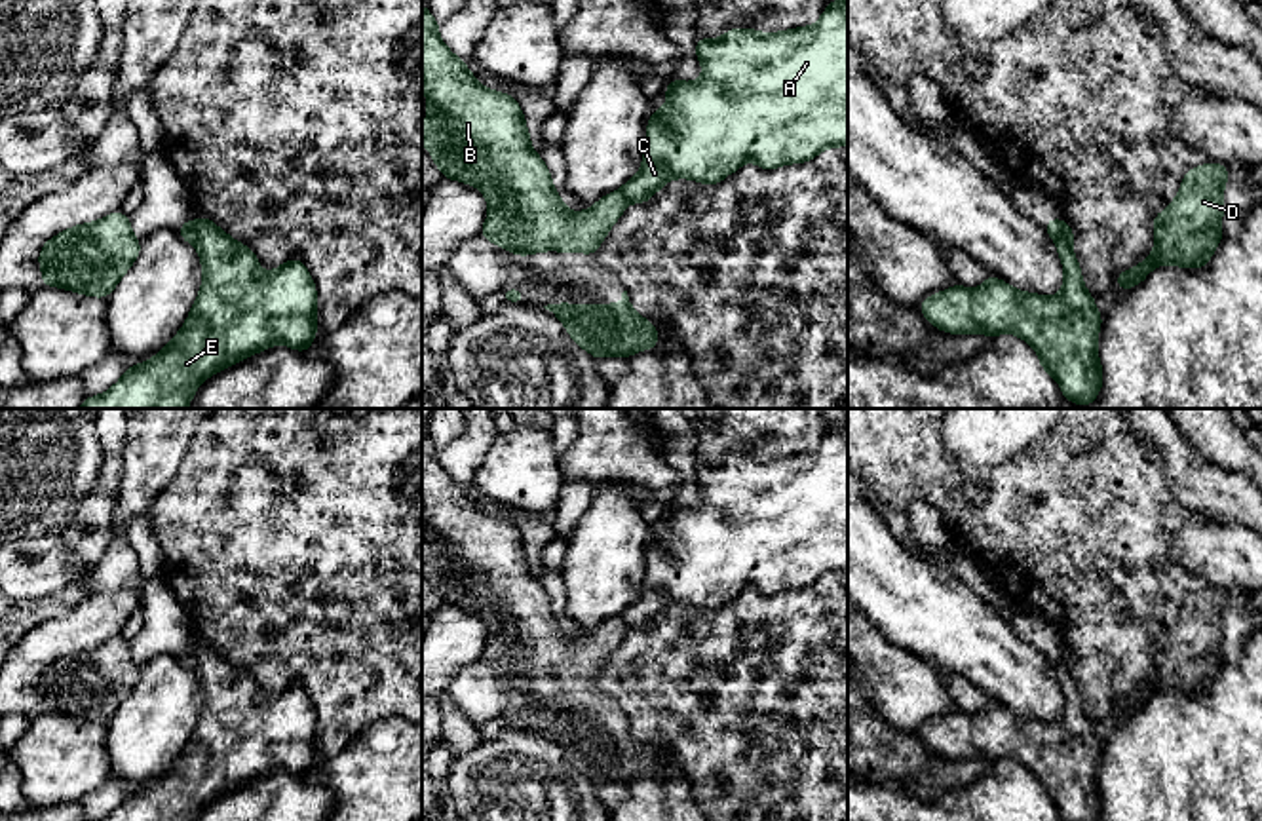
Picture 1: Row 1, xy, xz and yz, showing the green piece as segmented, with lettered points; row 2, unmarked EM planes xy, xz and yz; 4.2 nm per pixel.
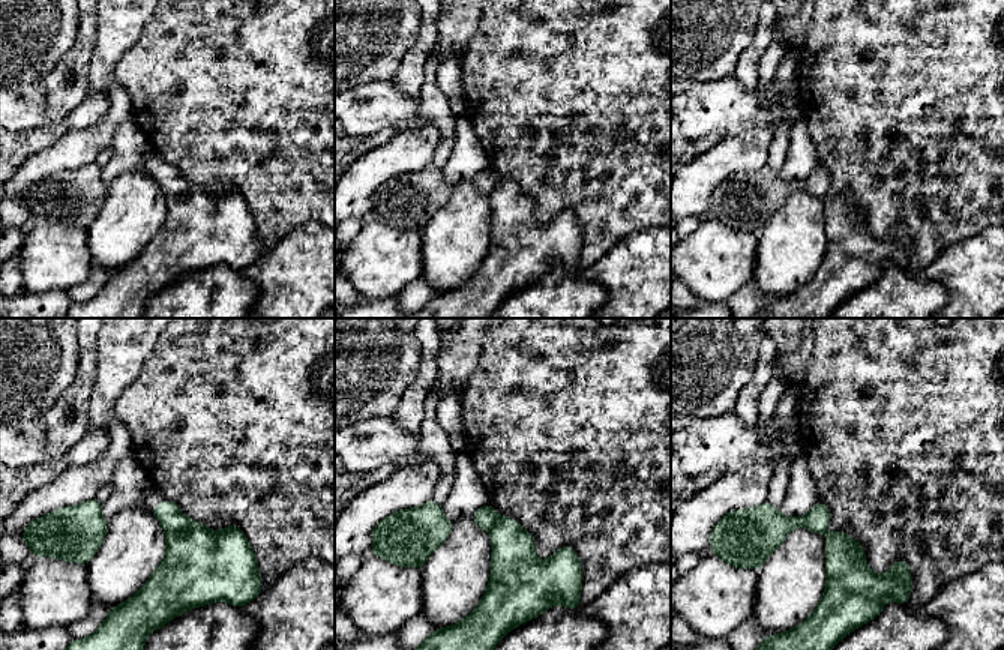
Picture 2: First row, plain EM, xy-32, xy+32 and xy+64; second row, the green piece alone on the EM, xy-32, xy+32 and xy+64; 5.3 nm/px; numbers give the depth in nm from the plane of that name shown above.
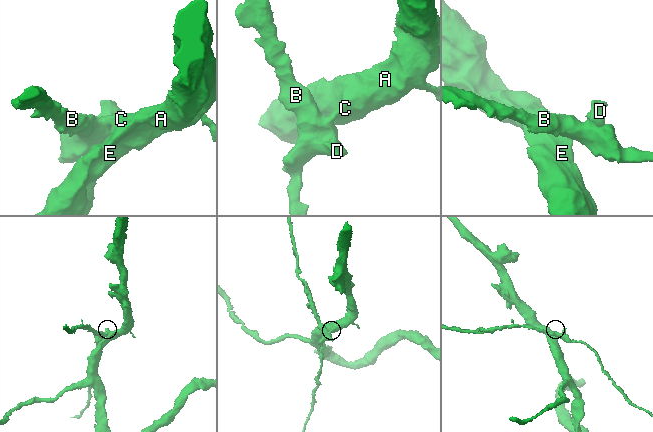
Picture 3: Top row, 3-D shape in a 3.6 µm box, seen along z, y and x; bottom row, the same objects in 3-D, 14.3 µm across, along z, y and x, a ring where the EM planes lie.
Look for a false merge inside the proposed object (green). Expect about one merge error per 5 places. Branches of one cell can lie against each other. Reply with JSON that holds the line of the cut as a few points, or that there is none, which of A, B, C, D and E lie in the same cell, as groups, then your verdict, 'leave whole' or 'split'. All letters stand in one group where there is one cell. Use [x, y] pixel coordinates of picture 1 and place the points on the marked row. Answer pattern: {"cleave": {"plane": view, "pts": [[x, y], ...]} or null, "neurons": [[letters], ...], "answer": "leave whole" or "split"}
{"cleave": {"plane": "xy", "pts": [[189, 221], [194, 227], [196, 242]]}, "neurons": [["A", "C", "E"], ["B", "D"]], "answer": "split"}

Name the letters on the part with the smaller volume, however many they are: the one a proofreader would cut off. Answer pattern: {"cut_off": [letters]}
{"cut_off": ["B", "D"]}

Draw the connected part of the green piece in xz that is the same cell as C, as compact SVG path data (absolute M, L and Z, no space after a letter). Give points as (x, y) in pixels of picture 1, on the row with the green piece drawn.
M834 0L812 27L698 38L696 57L703 76L667 82L667 103L648 120L641 171L620 188L627 203L648 201L671 179L718 184L745 162L777 169L848 146L848 0Z

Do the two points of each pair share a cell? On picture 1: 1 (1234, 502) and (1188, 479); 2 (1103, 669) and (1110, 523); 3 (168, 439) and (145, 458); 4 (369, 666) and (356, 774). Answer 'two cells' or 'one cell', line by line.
1: one cell
2: one cell
3: one cell
4: two cells

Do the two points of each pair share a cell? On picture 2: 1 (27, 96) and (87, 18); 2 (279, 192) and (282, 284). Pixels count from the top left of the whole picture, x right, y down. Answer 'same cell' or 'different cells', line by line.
1: different cells
2: different cells

